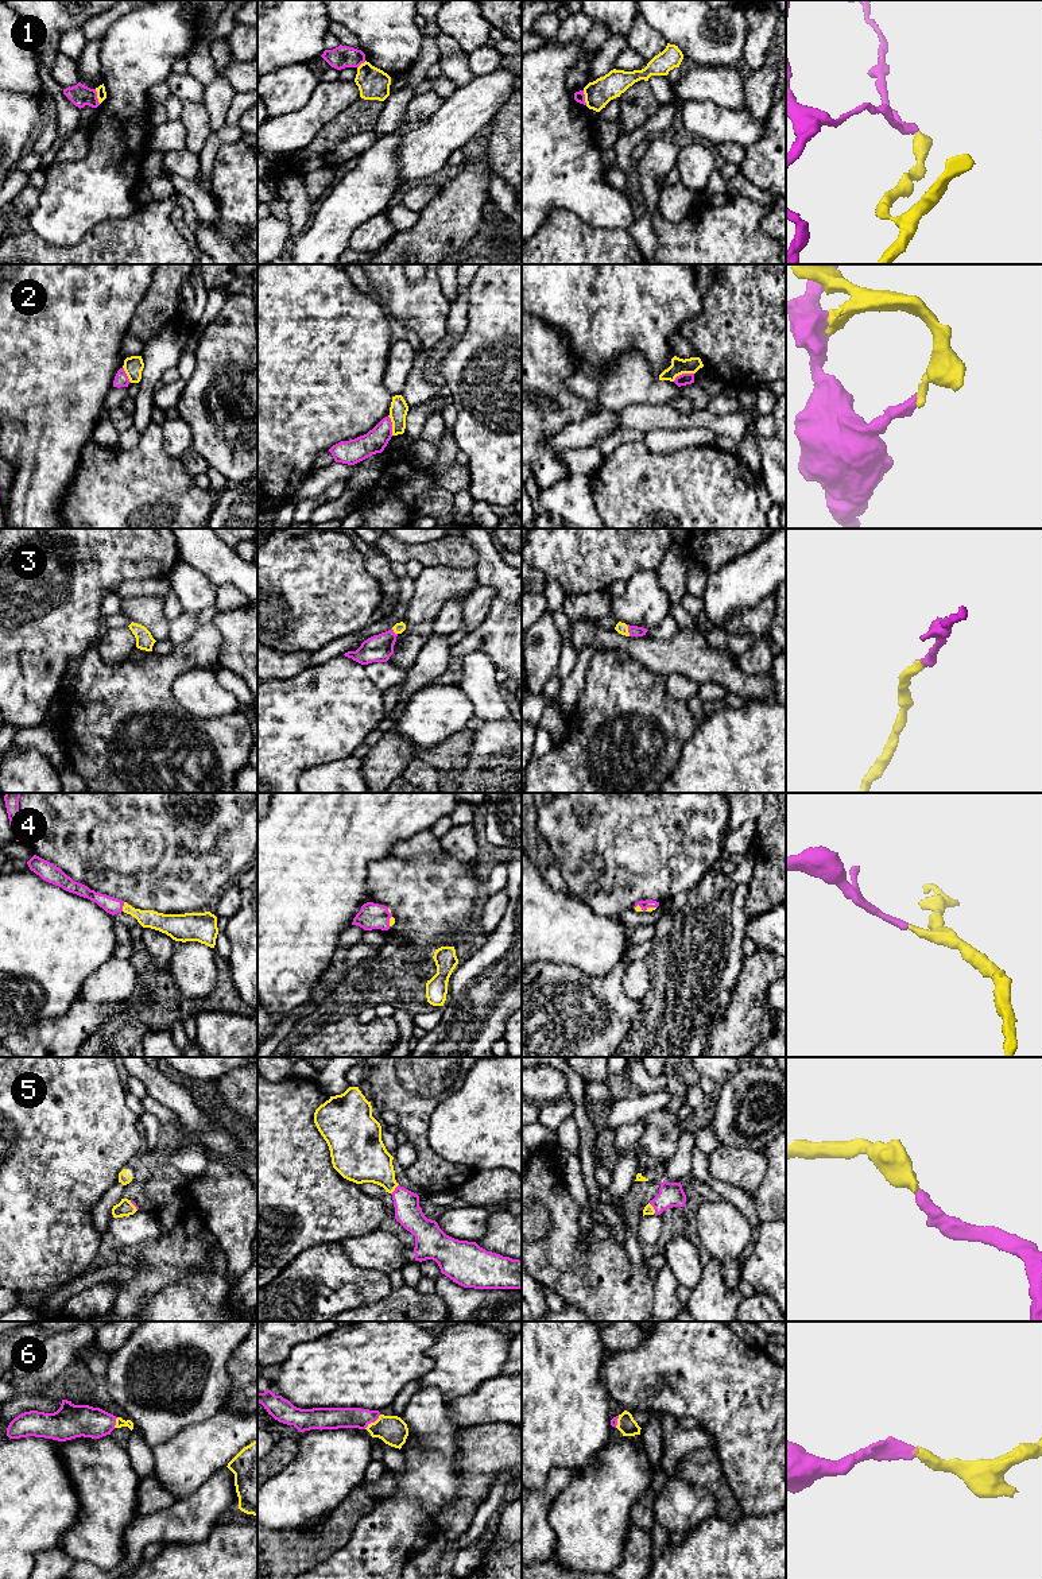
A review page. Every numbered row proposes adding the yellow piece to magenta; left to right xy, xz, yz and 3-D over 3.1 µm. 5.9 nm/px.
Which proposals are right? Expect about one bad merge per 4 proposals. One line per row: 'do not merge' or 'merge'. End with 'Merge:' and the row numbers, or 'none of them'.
1: do not merge
2: do not merge
3: merge
4: merge
5: merge
6: merge
Merge: 3, 4, 5, 6

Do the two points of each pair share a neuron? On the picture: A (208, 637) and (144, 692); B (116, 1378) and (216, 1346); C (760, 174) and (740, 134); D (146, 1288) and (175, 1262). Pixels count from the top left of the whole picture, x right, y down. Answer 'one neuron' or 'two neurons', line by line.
A: one neuron
B: one neuron
C: two neurons
D: one neuron

